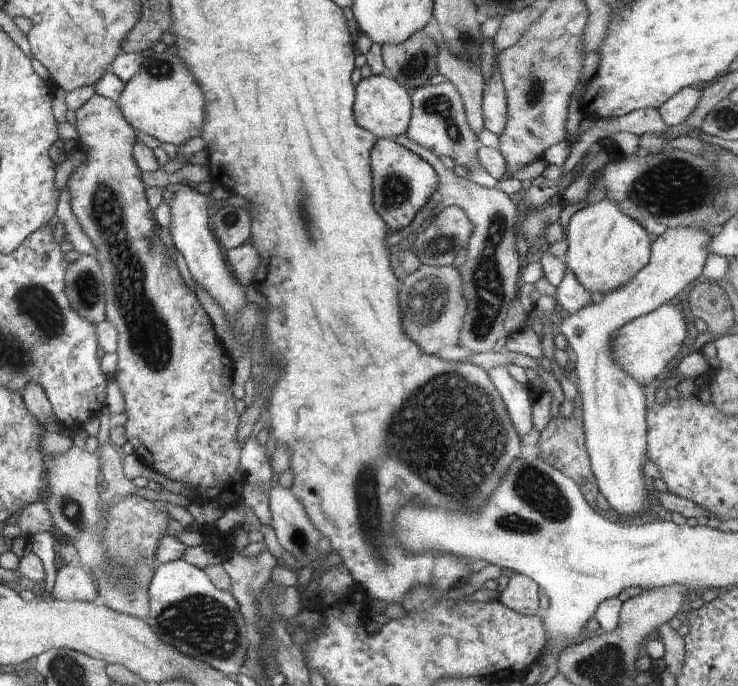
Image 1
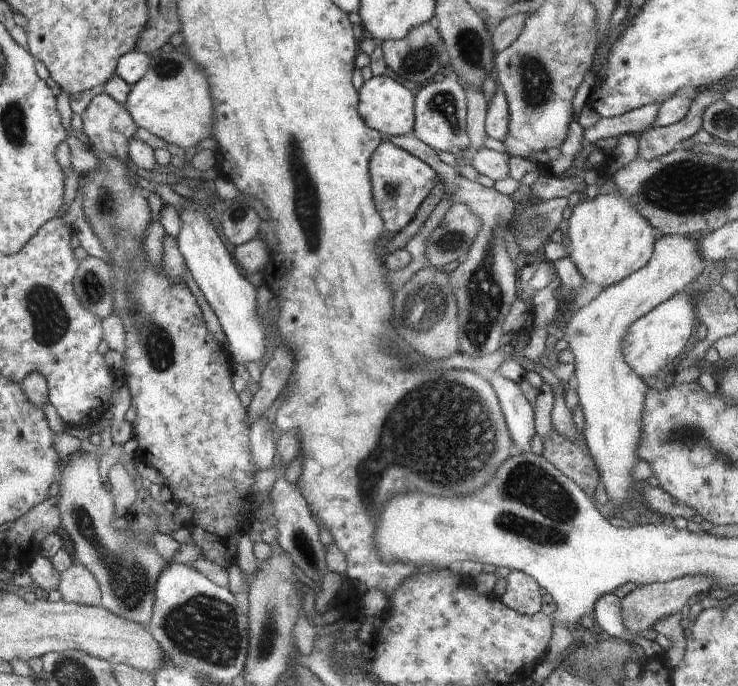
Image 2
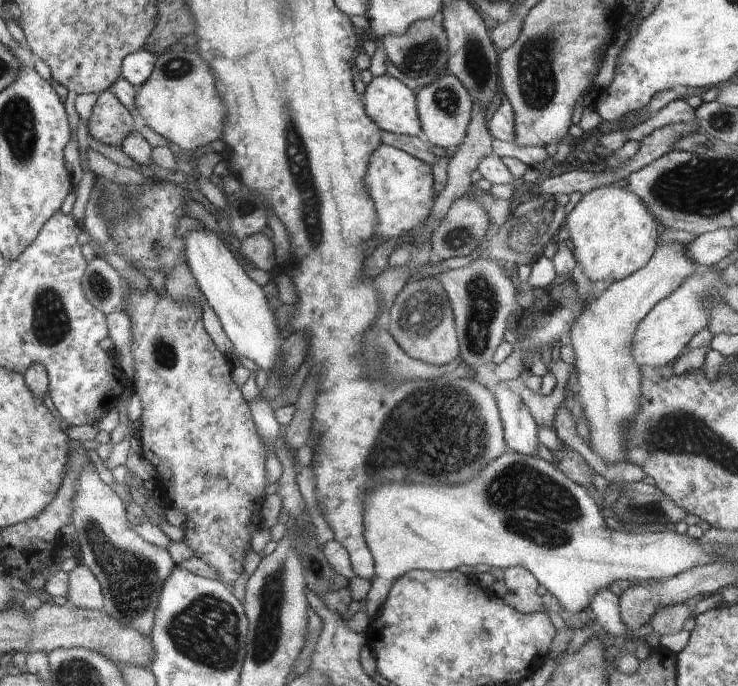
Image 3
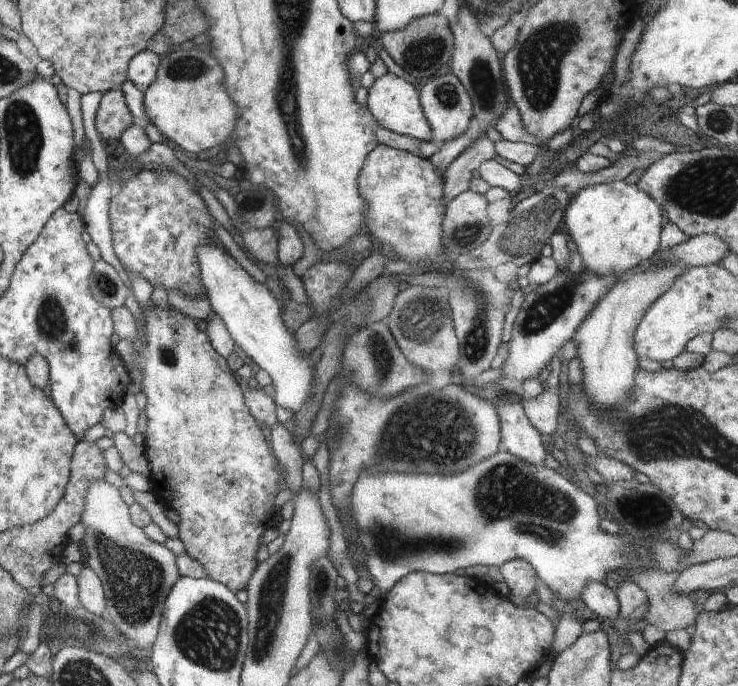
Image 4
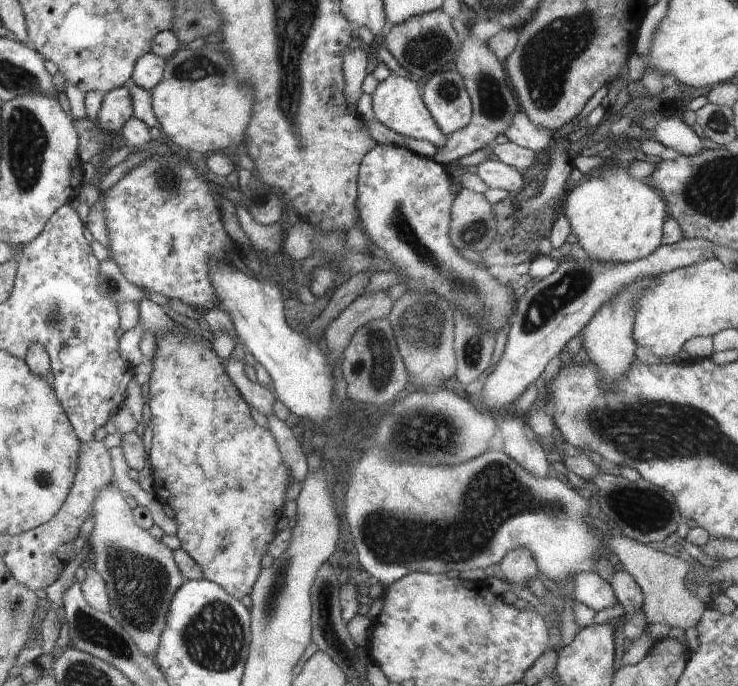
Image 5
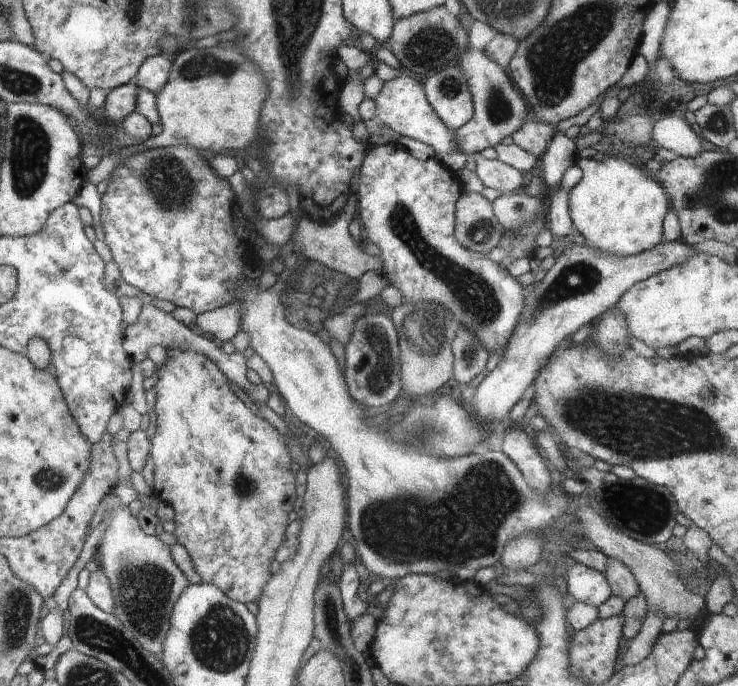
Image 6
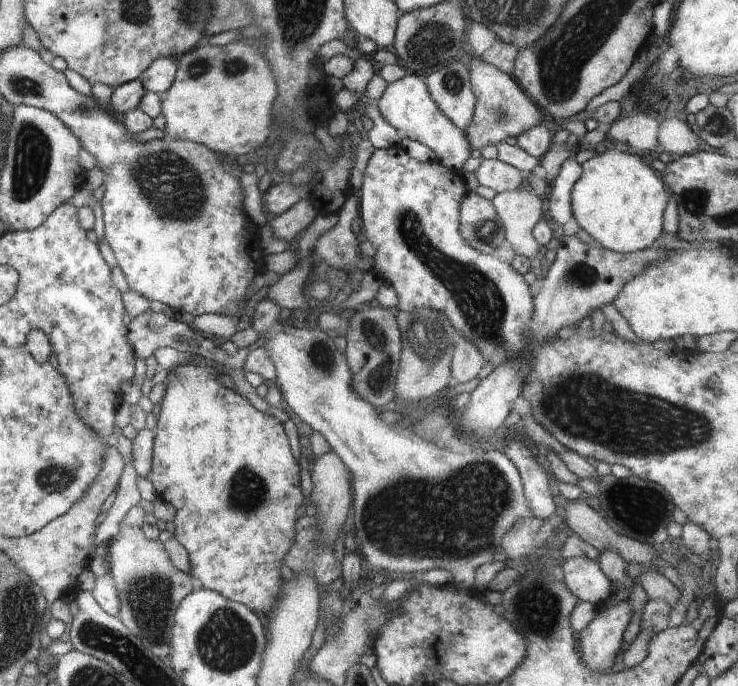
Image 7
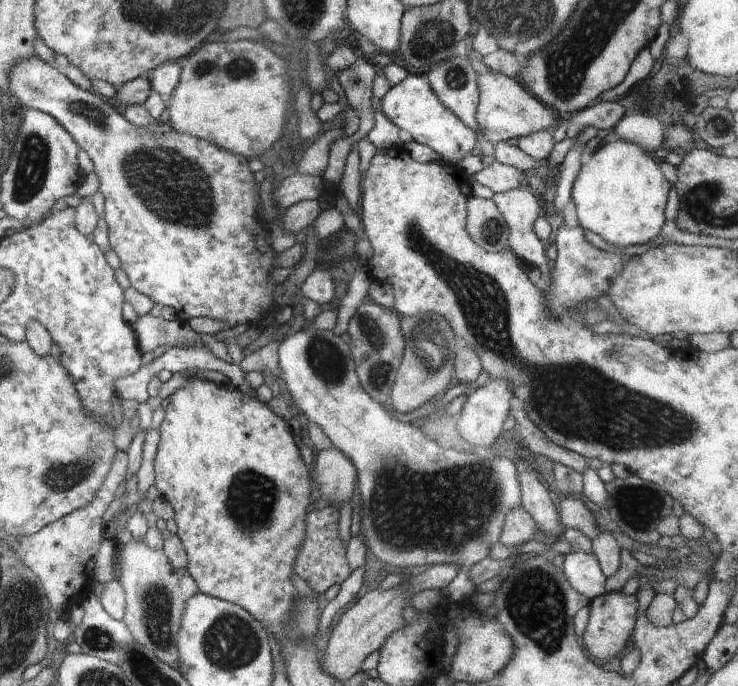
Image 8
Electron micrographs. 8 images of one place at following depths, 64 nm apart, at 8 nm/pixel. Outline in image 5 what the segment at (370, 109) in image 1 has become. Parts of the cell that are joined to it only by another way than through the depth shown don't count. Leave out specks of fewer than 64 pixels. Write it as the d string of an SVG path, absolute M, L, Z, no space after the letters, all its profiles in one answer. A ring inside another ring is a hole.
M395 73L390 74L384 82L379 82L376 90L371 94L374 120L380 121L384 126L402 136L431 142L438 149L444 148L448 136L444 136L440 132L440 128L436 126L430 110L424 104L424 98L422 98L420 90L416 82L410 80L408 77L402 77Z

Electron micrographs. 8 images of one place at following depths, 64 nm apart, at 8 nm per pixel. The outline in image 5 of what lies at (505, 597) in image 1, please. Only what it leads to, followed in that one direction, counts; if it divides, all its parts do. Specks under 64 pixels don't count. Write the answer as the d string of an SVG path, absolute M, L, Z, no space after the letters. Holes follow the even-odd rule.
M516 548L510 550L502 561L499 563L506 581L510 582L516 588L526 588L532 578L541 577L537 571L536 560L532 558L532 554L528 550Z

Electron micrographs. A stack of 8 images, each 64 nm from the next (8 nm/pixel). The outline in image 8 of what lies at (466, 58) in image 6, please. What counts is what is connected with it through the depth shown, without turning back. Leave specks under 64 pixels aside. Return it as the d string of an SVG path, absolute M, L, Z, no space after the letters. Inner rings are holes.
M488 71L477 73L477 87L479 88L479 103L476 111L476 134L482 134L490 144L508 140L508 138L522 138L540 129L547 129L552 120L559 121L559 115L538 100L524 88L518 78Z

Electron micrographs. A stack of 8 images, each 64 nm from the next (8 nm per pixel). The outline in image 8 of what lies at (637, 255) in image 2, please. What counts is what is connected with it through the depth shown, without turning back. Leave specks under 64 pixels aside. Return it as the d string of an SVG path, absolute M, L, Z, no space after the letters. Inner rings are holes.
M619 139L603 145L582 164L573 184L572 198L579 226L618 248L650 242L660 234L666 221L670 187L659 164L637 144Z

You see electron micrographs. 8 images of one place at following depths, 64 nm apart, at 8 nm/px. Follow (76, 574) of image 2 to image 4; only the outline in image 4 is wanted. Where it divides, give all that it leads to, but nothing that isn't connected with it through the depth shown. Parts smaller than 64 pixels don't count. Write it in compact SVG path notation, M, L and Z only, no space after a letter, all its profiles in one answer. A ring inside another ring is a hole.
M83 565L80 574L75 576L80 604L91 613L101 615L106 608L106 595L98 575L90 567Z

